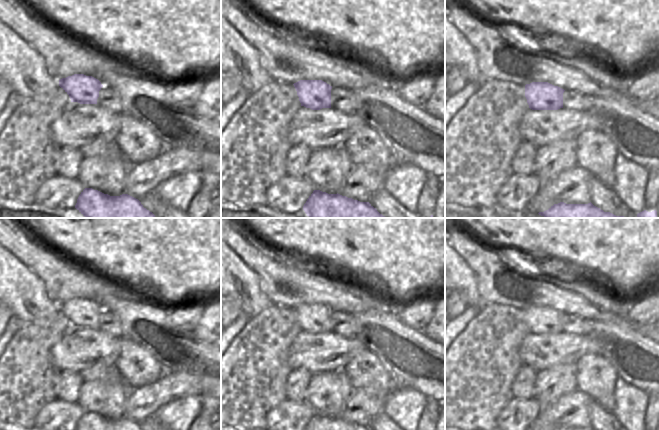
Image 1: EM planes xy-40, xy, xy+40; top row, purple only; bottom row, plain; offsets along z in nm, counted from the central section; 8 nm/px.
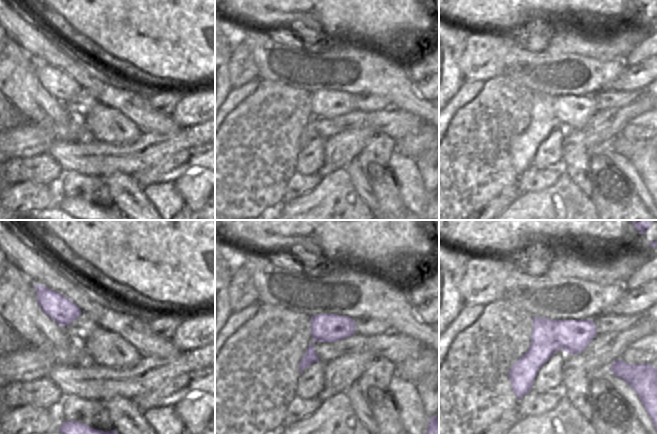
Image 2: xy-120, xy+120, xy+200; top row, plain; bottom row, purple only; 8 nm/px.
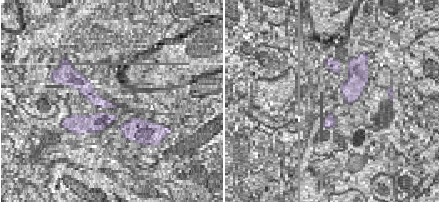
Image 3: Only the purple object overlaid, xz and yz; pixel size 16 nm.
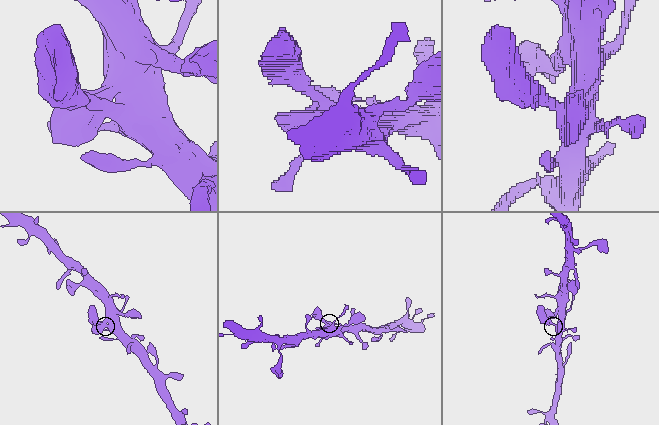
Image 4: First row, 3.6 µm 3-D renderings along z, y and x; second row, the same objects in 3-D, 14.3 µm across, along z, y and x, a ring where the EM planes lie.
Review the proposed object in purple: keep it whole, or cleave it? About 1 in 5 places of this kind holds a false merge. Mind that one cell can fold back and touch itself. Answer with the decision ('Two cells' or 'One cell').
One cell

